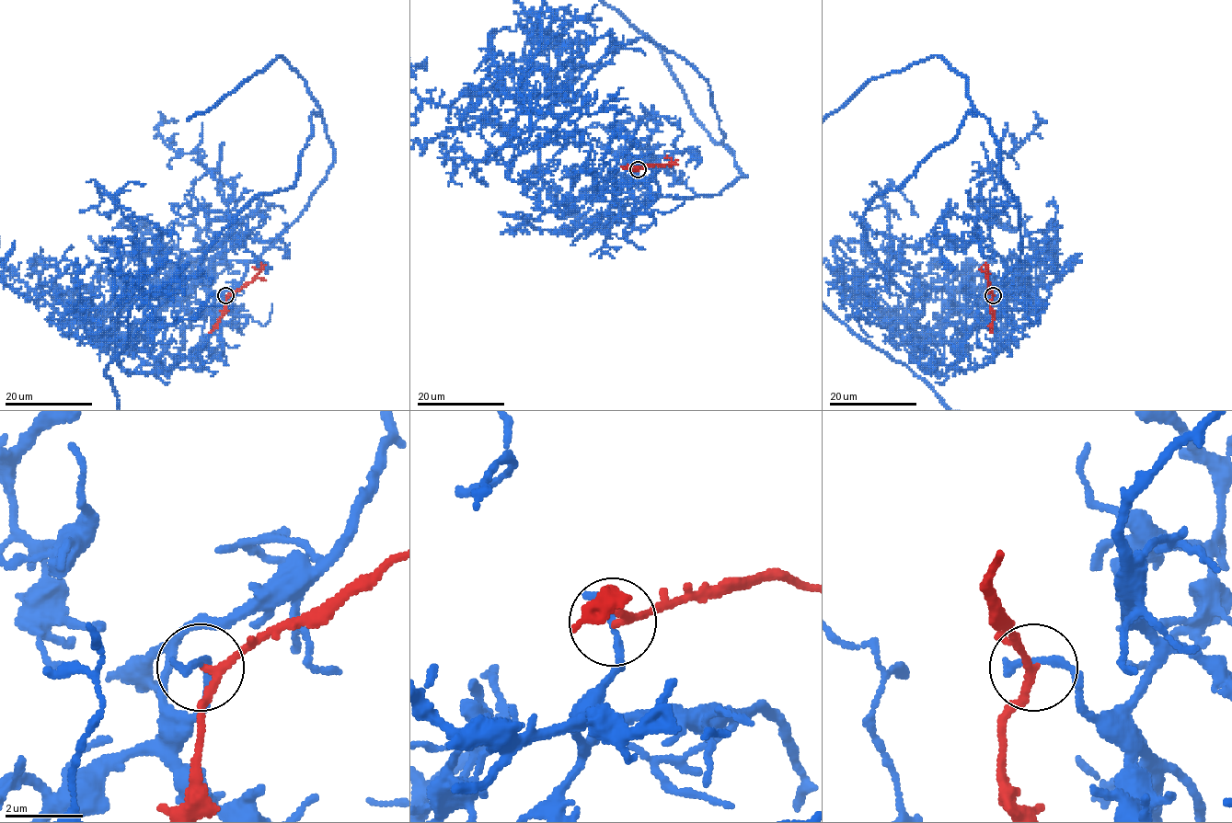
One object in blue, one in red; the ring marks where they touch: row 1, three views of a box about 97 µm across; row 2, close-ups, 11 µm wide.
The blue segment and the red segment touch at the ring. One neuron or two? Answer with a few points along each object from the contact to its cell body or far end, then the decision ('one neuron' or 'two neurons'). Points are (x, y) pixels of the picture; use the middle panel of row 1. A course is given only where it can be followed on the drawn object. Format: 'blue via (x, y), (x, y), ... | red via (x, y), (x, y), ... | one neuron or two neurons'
blue via (638, 169), (635, 183), (678, 198), (747, 176), (660, 49) | red via (638, 169), (678, 160) | two neurons

